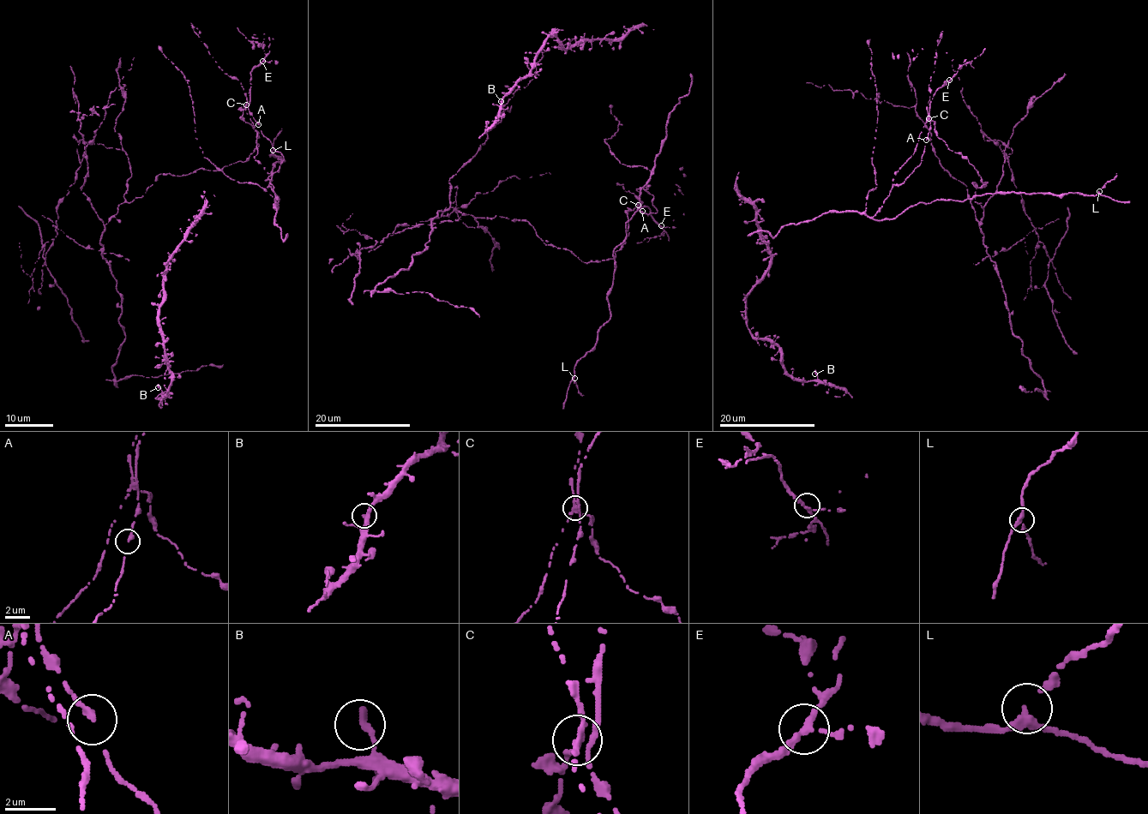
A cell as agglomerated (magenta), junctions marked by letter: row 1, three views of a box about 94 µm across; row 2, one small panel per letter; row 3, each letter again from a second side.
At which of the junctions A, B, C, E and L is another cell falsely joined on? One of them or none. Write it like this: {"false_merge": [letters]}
{"false_merge": ["C"]}

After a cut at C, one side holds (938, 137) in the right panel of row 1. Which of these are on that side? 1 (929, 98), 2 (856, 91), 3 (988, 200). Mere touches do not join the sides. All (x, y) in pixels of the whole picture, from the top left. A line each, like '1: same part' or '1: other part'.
1: other part
2: same part
3: same part

